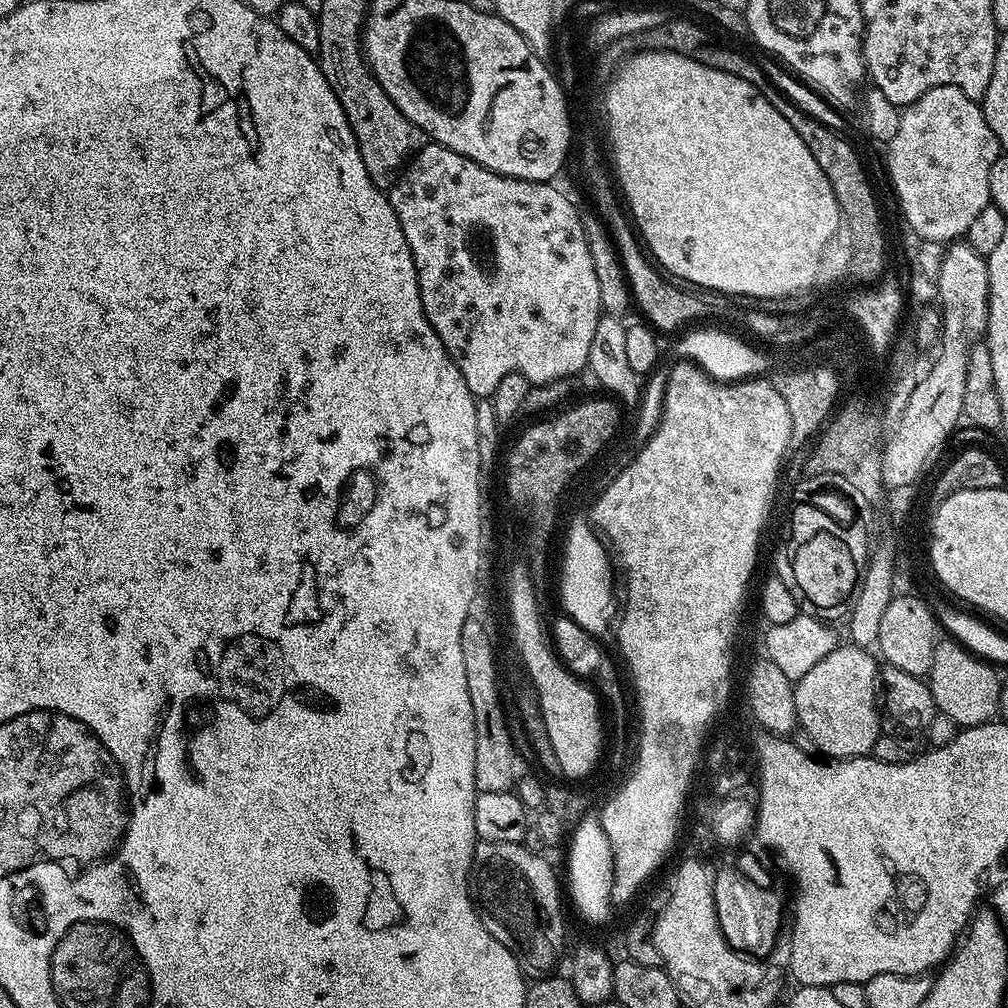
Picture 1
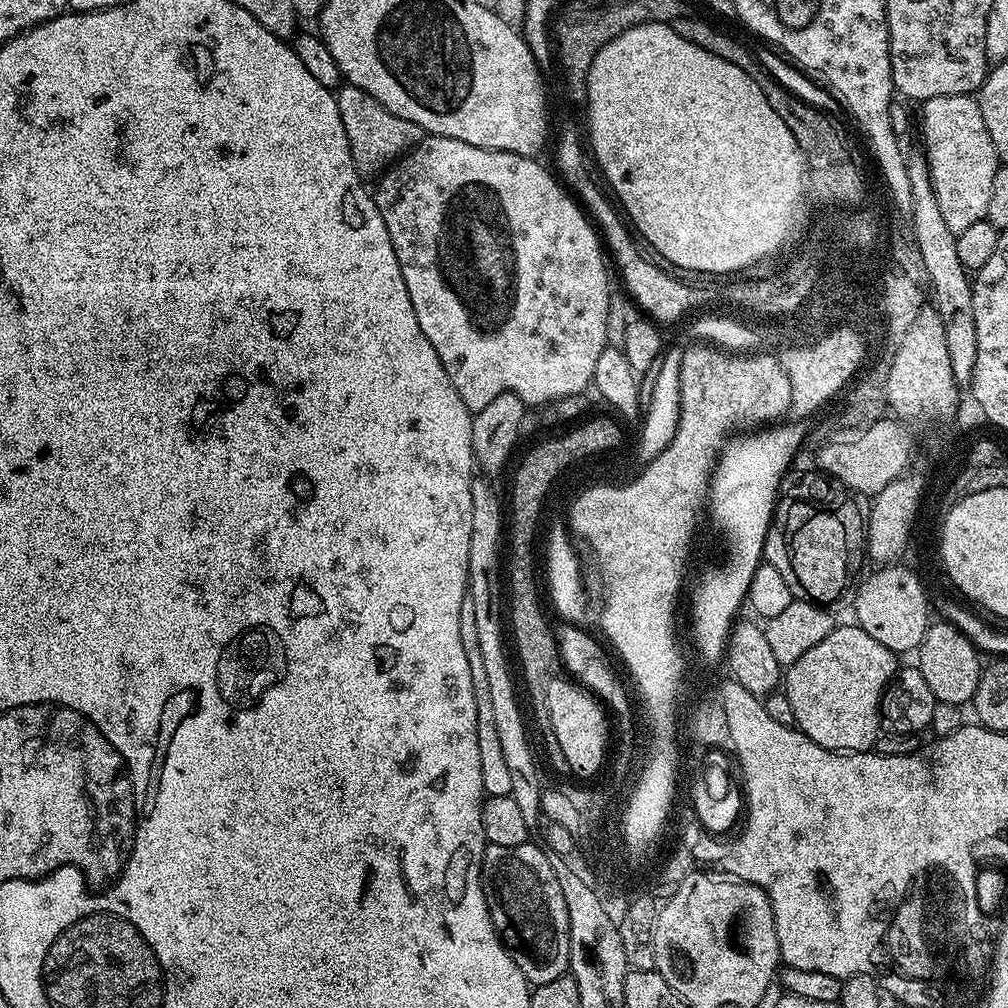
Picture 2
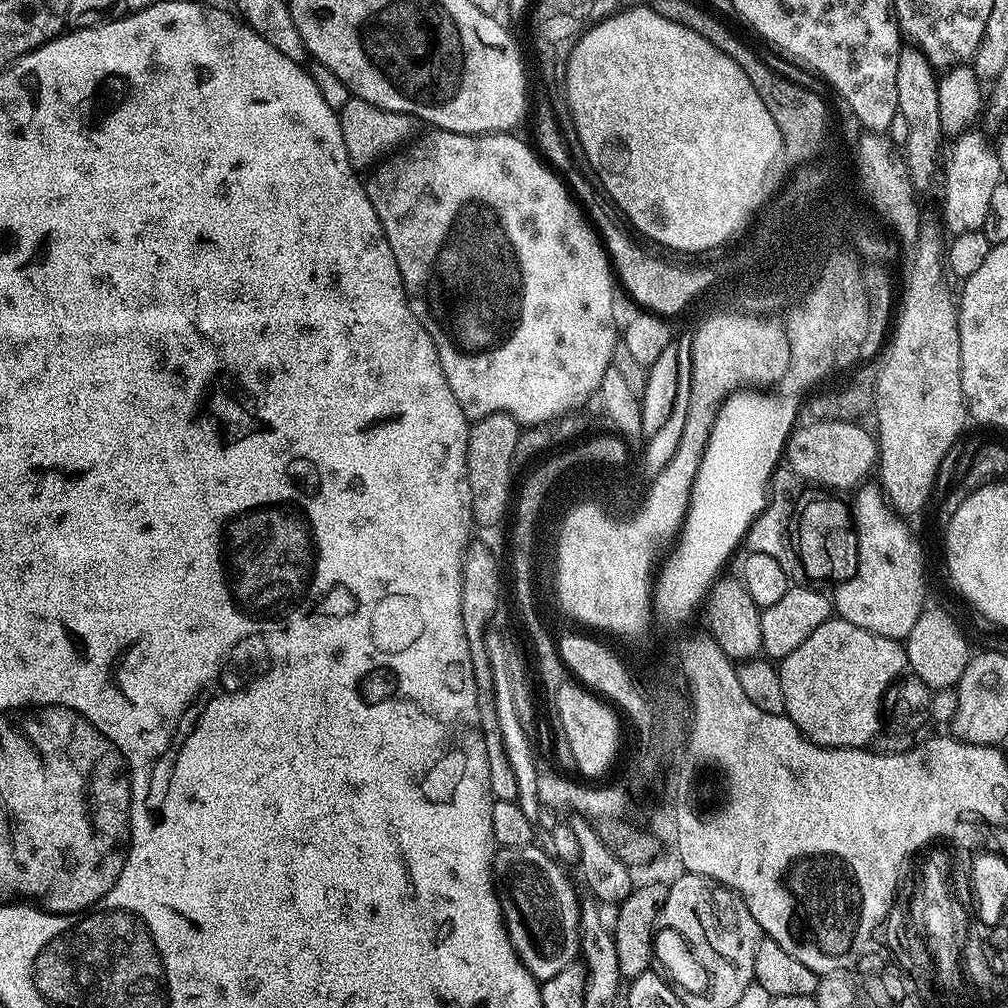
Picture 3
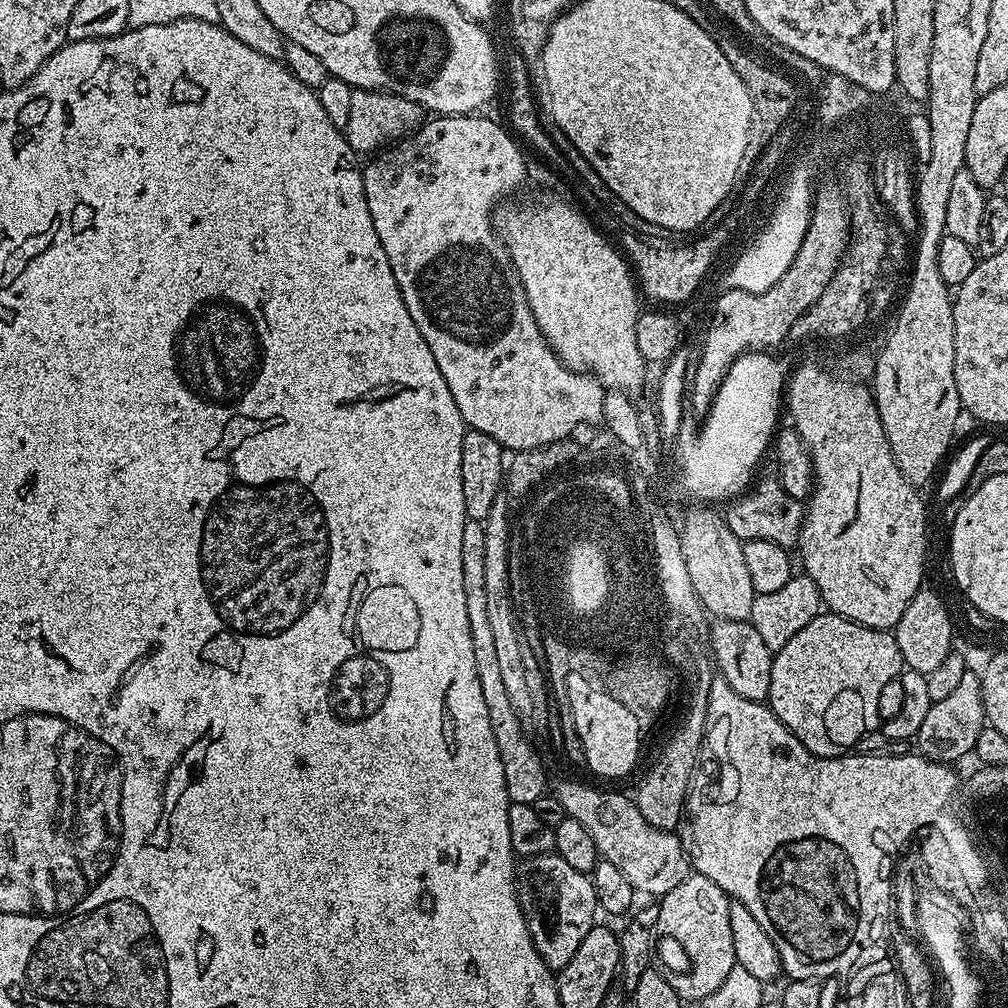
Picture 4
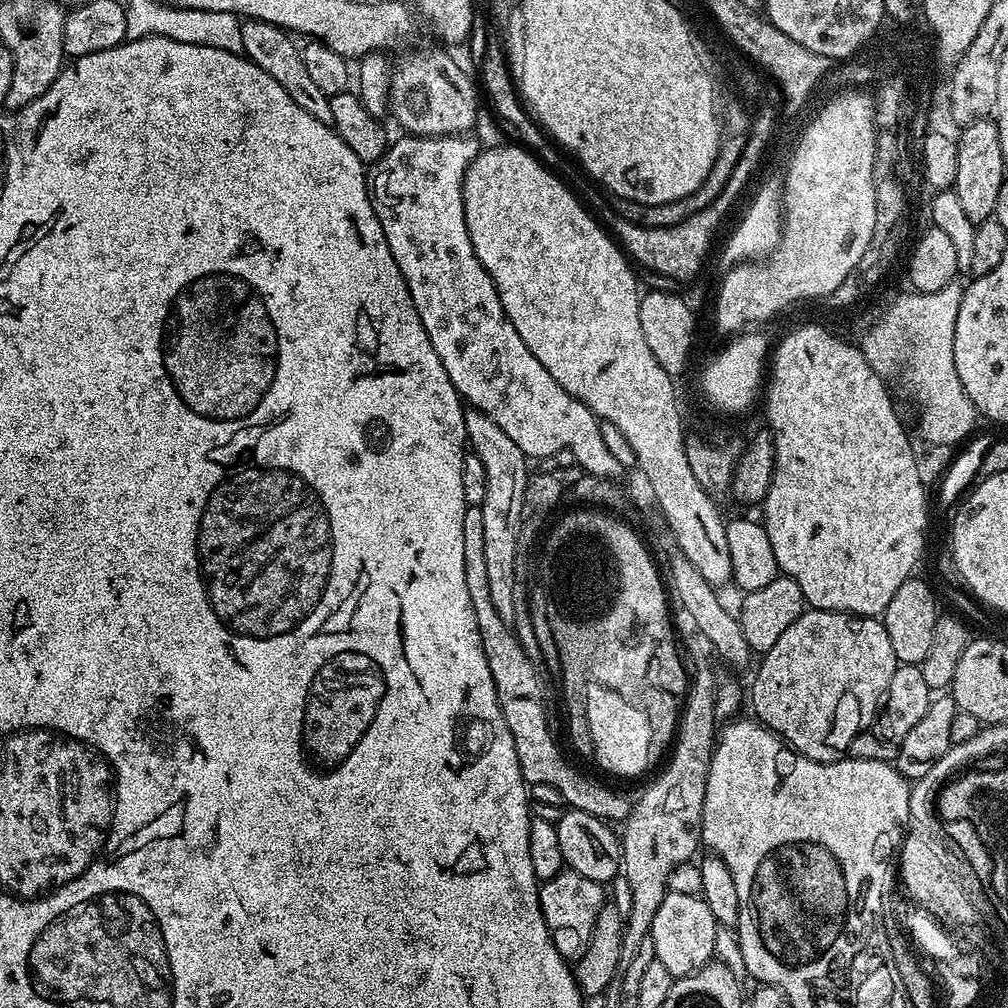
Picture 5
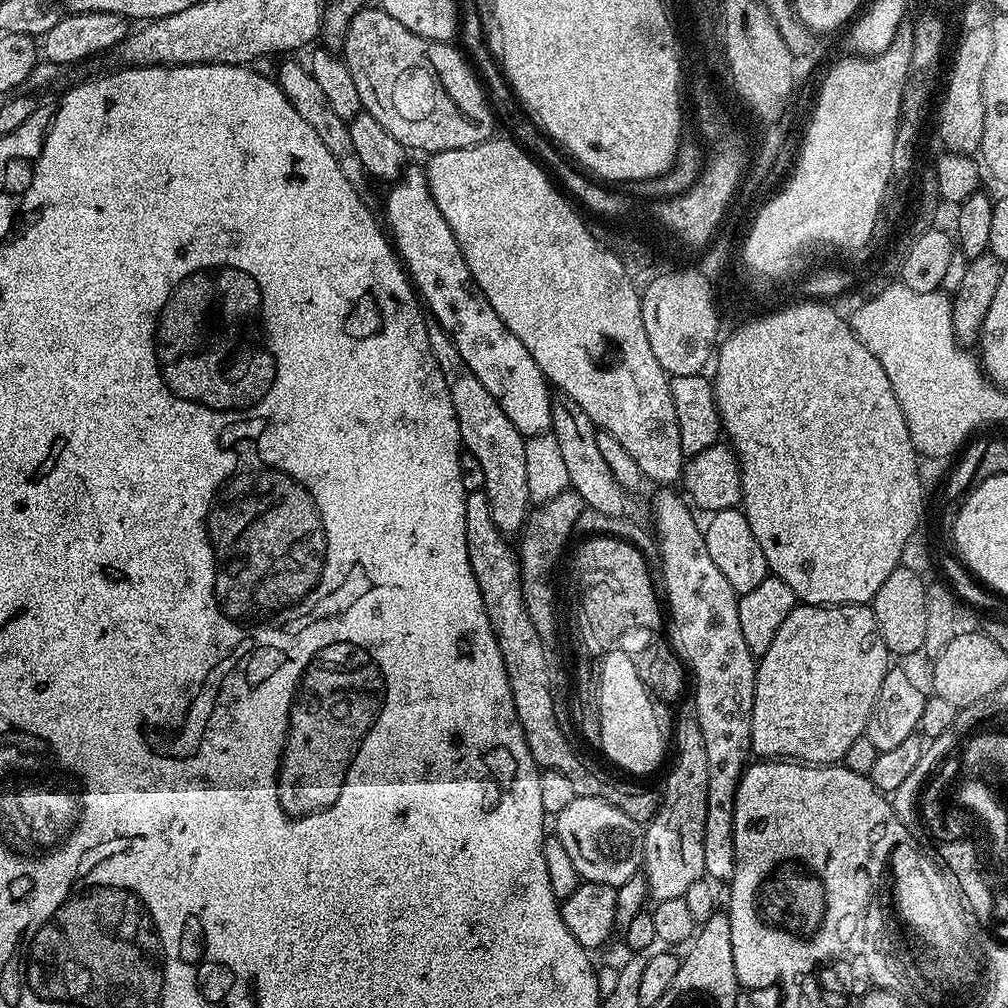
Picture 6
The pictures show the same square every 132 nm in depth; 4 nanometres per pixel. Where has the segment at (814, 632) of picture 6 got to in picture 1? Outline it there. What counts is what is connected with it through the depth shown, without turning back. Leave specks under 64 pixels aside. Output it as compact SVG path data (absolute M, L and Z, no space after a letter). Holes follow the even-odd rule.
M851 642L841 643L818 666L813 666L807 674L795 681L792 693L799 727L806 729L817 743L817 753L828 758L867 756L874 742L882 734L882 716L878 711L878 668L877 657L867 648L858 648Z

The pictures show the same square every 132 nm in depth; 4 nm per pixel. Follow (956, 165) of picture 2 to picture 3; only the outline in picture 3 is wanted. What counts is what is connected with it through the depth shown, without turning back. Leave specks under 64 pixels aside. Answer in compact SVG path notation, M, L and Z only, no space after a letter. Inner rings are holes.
M969 130L955 141L955 148L952 152L952 158L948 164L948 174L943 175L944 180L944 220L943 225L949 228L949 233L958 232L979 232L986 222L986 213L990 207L990 198L992 197L994 186L1002 182L1000 175L1000 158L995 147L988 145L988 140L983 136L983 131Z

